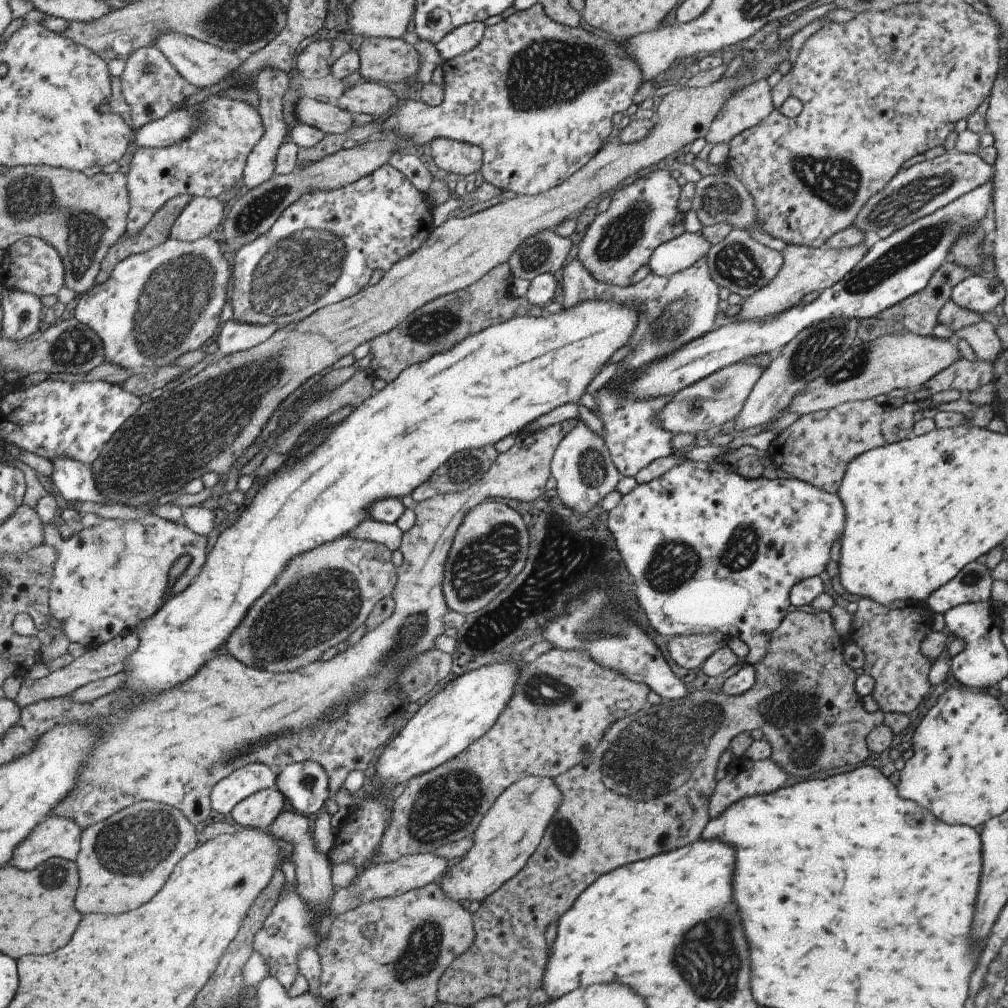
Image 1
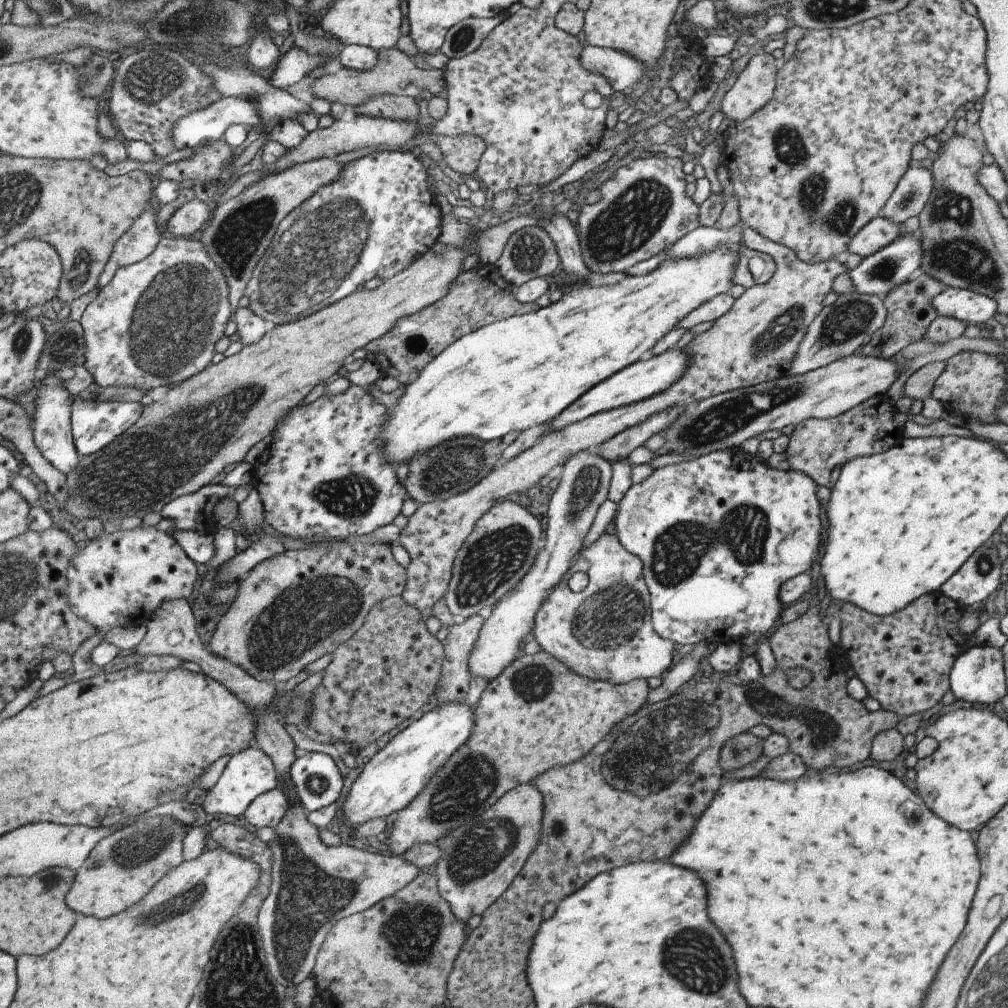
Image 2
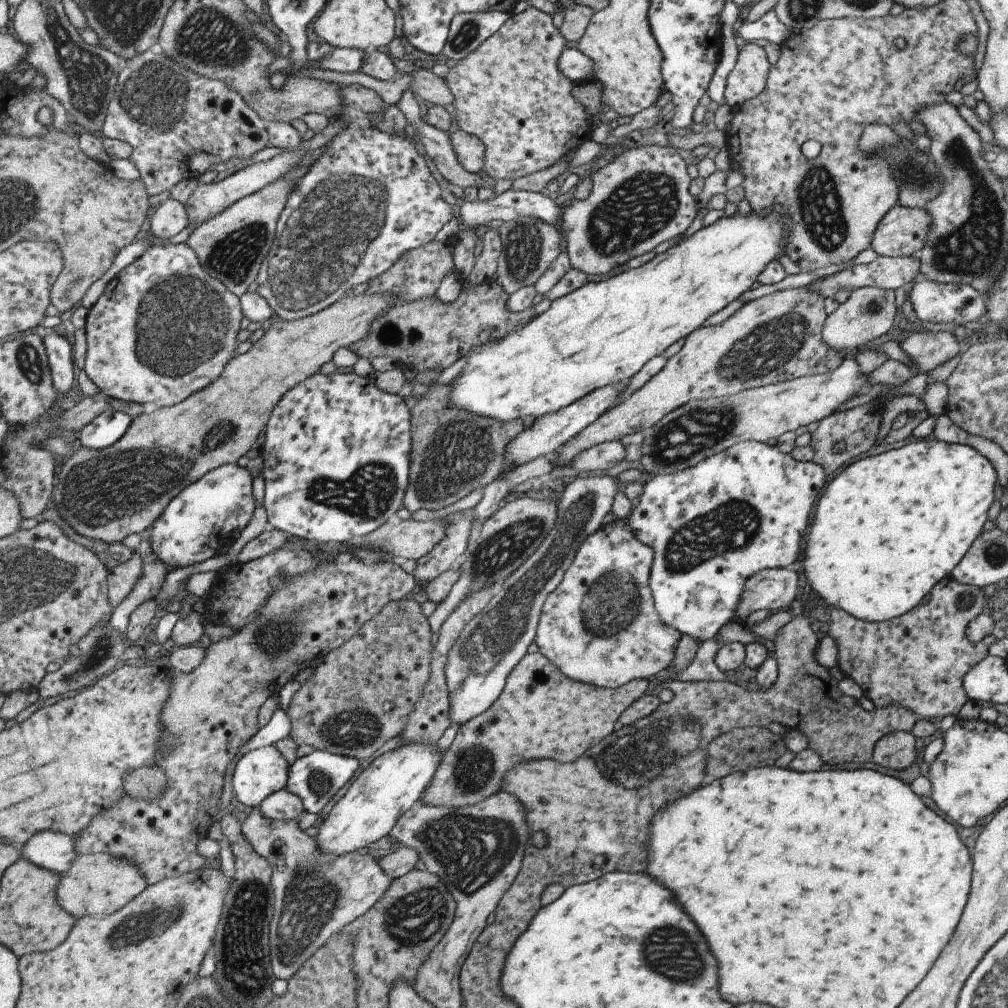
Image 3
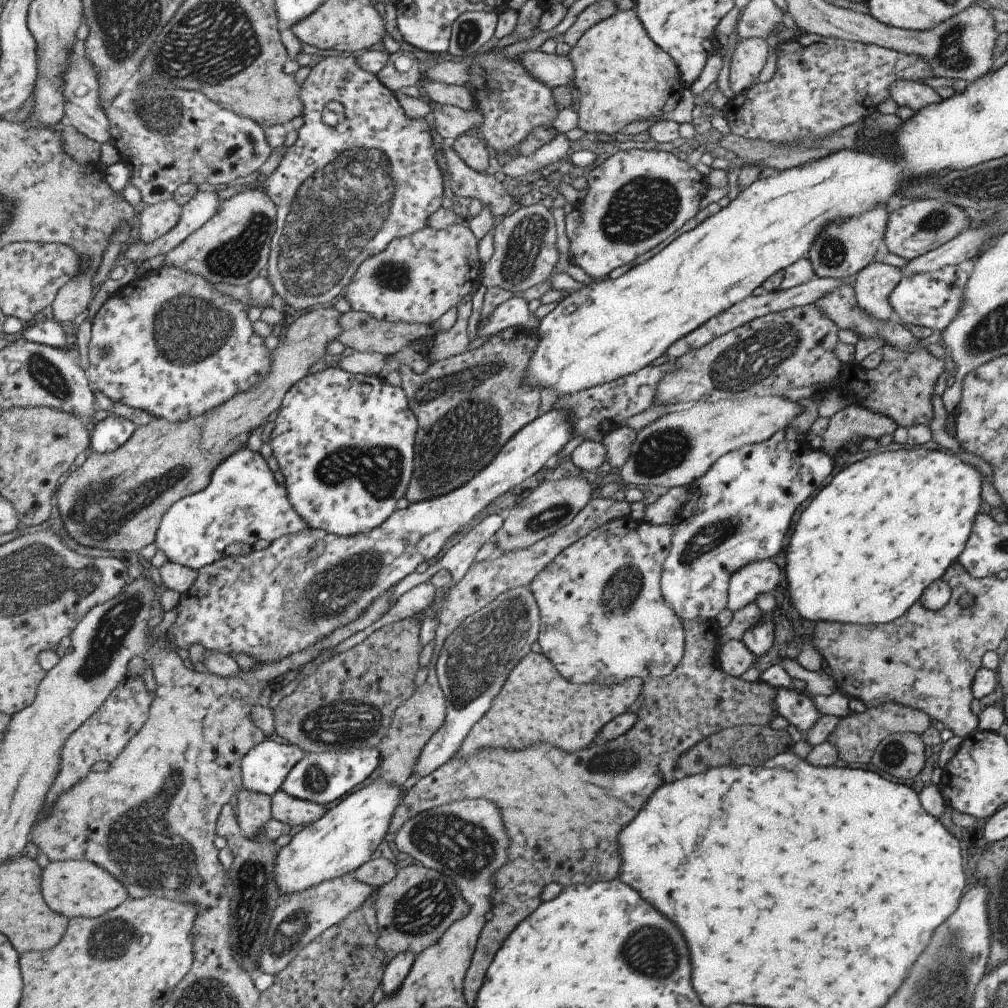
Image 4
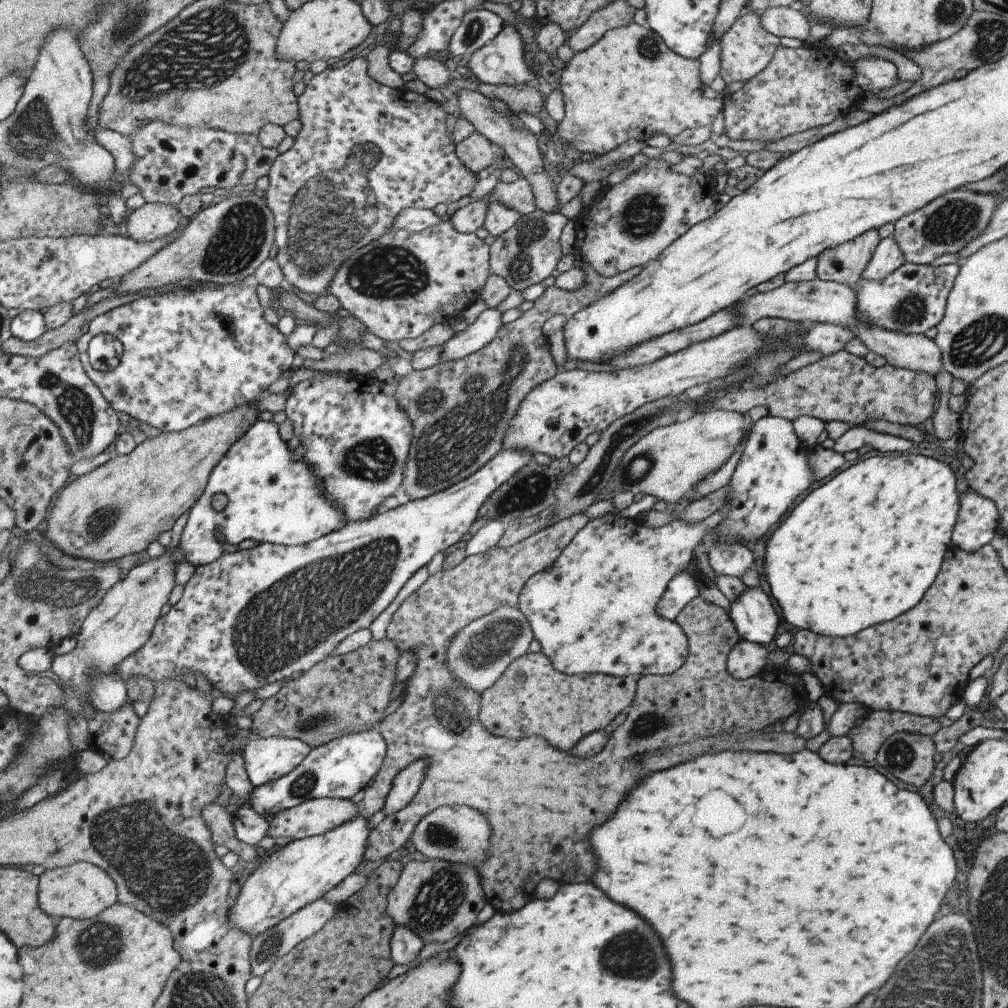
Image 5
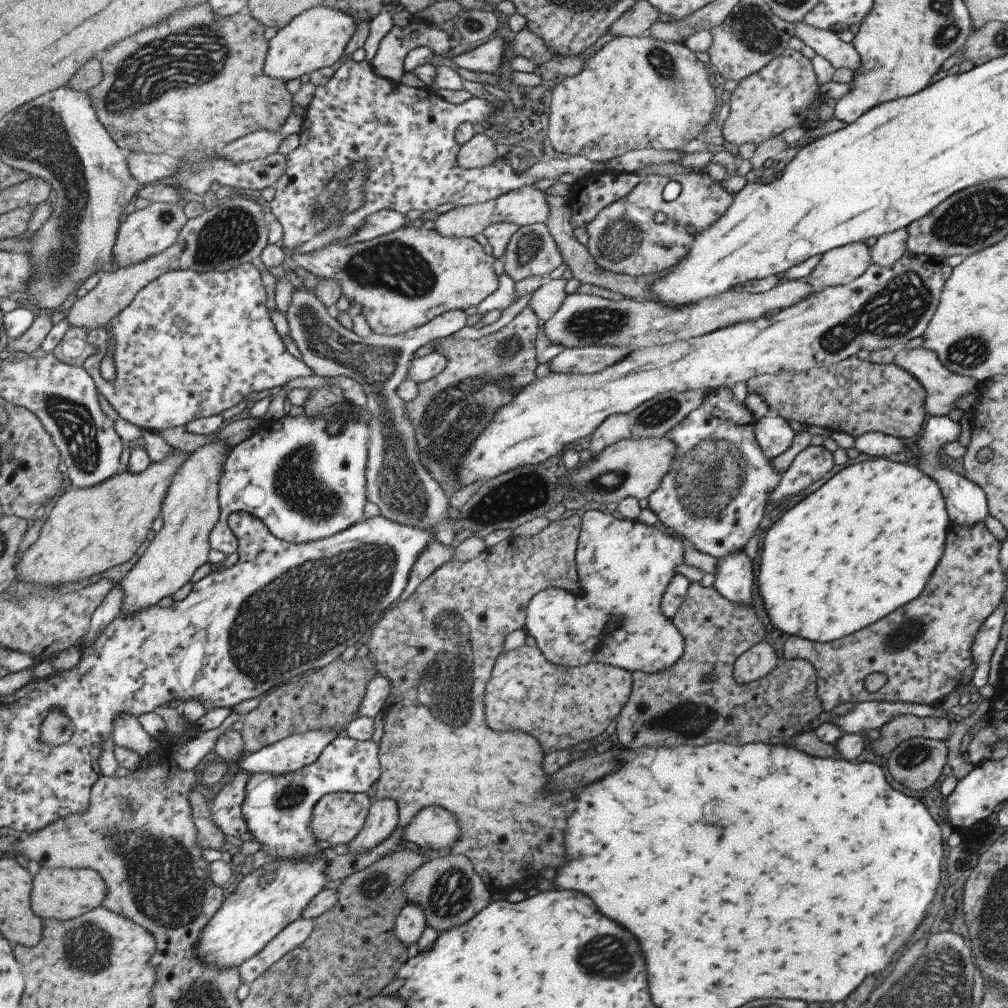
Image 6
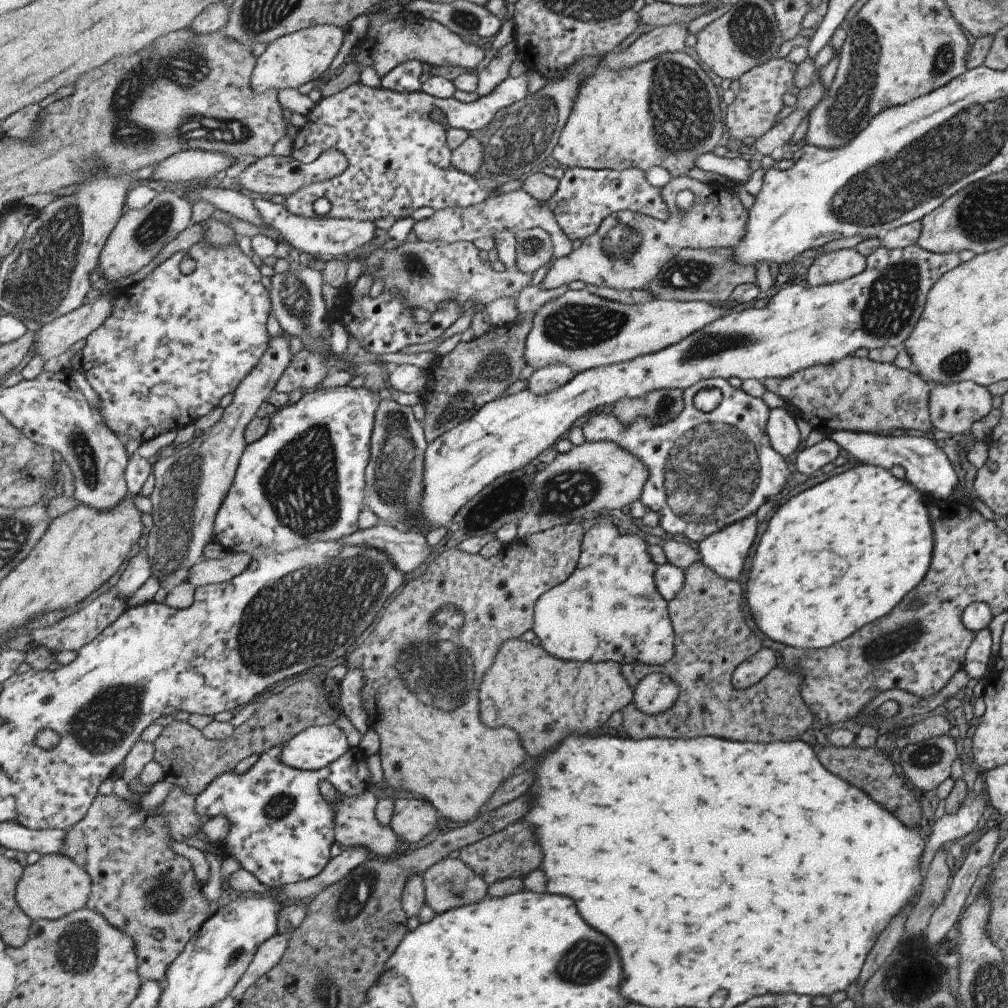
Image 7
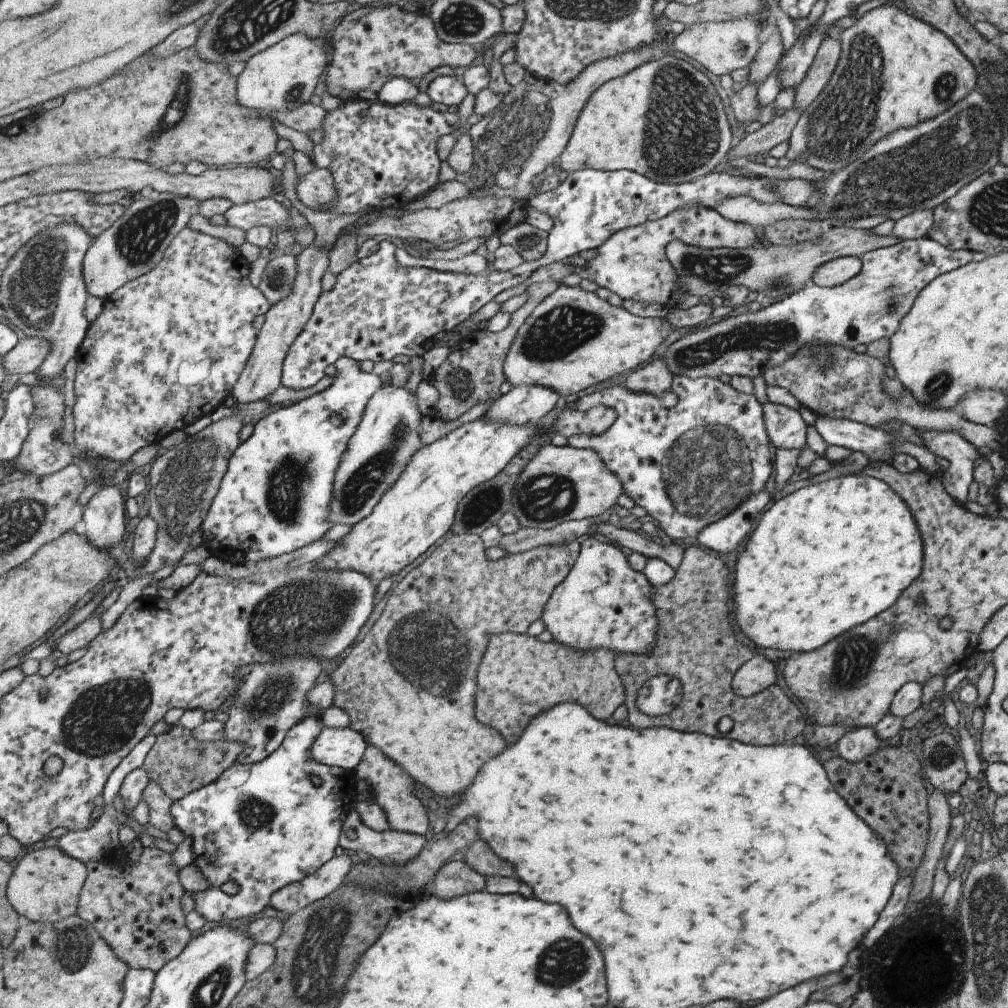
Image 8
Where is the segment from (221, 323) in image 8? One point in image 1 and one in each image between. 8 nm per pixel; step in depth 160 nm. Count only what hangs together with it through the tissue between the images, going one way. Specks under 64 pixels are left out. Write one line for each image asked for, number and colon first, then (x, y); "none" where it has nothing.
1: (157, 305)
2: (157, 322)
3: (165, 329)
4: (170, 344)
5: (192, 353)
6: (192, 344)
7: (175, 344)

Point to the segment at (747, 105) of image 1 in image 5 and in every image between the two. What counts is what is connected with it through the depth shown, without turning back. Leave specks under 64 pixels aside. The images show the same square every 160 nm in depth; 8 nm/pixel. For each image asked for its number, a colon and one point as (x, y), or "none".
2: (754, 85)
3: (747, 78)
4: (749, 54)
5: (745, 48)

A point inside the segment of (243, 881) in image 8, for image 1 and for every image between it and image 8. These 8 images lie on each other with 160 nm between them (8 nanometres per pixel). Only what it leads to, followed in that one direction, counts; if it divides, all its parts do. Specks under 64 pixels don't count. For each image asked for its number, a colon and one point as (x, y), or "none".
1: (306, 785)
2: (316, 777)
3: (311, 775)
4: (324, 777)
5: (340, 768)
6: (279, 808)
7: (282, 830)

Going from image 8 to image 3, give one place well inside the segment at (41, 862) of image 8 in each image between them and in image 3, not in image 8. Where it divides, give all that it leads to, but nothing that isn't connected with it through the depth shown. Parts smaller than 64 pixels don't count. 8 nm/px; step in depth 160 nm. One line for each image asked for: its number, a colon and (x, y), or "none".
3: (98, 884)
4: (75, 888)
5: (82, 891)
6: (65, 893)
7: (55, 886)

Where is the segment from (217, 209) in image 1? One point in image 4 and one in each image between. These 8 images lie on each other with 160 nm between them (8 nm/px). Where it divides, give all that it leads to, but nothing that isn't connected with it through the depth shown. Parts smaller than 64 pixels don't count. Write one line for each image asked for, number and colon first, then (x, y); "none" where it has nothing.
2: (186, 220)
3: (172, 217)
4: (153, 222)

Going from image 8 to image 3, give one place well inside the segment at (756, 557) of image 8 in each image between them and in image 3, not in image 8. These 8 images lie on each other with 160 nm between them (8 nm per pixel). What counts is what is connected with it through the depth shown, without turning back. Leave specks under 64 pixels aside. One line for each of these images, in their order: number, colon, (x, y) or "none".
3: (887, 528)
4: (862, 551)
5: (836, 564)
6: (826, 570)
7: (823, 567)

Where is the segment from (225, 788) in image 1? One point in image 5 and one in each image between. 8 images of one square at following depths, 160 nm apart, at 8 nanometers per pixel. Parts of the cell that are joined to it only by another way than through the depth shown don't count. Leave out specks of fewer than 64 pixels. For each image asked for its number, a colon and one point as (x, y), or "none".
2: (250, 774)
3: (260, 773)
4: (265, 768)
5: (269, 759)

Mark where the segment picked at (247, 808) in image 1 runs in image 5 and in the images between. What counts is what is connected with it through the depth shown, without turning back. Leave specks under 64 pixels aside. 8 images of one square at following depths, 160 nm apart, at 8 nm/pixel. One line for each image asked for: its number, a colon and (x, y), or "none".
2: (268, 810)
3: (284, 805)
4: (292, 811)
5: (315, 817)

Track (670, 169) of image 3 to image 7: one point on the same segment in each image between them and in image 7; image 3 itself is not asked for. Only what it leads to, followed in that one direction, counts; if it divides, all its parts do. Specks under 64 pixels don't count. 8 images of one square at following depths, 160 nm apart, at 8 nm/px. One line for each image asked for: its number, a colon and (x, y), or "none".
4: (637, 198)
5: (630, 223)
6: (624, 238)
7: (626, 252)

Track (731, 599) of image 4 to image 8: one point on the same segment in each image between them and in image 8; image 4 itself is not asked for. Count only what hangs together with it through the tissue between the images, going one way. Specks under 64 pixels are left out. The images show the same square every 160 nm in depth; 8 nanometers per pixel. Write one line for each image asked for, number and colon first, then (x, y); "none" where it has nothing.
5: (731, 559)
6: (713, 494)
7: (704, 470)
8: (687, 466)

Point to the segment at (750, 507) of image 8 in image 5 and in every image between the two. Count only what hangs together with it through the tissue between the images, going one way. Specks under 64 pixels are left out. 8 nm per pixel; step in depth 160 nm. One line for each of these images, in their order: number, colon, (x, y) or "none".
5: (751, 612)
6: (733, 573)
7: (724, 551)

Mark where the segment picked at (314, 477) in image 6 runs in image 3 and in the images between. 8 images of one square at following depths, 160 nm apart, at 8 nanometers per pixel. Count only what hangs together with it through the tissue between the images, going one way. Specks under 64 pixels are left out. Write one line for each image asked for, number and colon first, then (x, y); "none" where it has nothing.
3: (197, 523)
4: (244, 502)
5: (272, 498)

